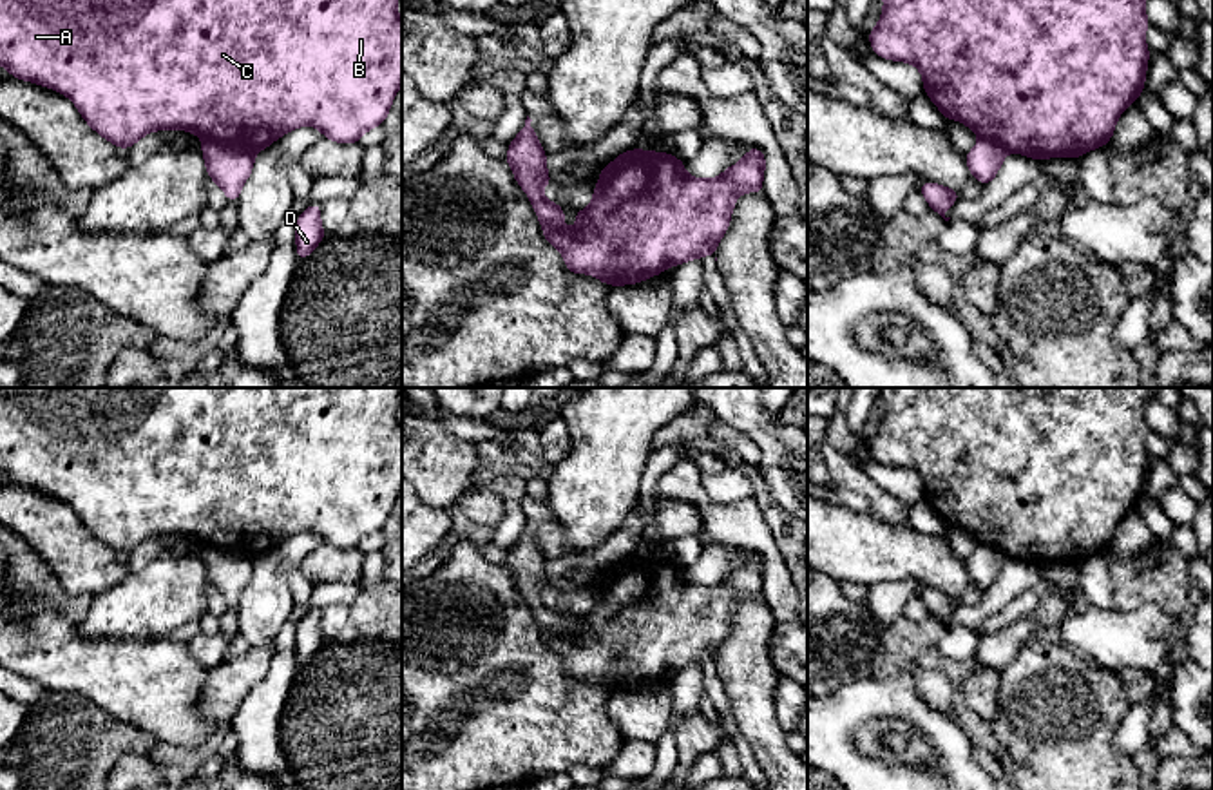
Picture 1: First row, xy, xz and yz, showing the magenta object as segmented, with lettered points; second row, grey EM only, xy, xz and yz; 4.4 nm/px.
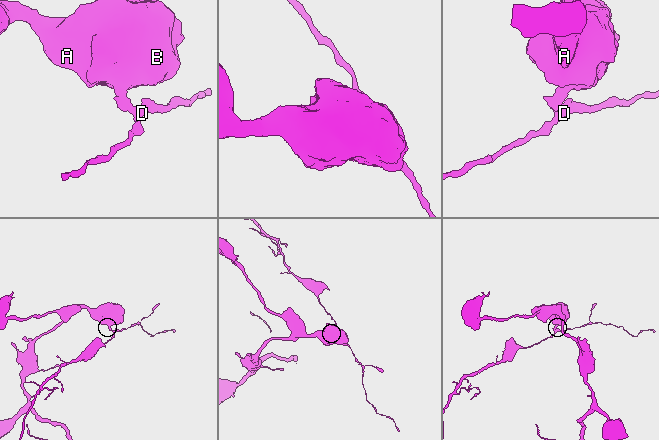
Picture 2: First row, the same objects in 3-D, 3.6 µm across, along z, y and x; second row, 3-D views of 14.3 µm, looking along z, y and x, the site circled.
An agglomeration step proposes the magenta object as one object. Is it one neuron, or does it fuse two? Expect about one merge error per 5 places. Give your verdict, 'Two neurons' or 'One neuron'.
Two neurons

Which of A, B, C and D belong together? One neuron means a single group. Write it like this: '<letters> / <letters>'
A B C / D

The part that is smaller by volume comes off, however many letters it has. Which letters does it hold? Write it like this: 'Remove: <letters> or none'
Remove: D

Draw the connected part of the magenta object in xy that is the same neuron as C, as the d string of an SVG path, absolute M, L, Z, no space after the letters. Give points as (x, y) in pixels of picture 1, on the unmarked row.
M0 388L0 471L16 486L34 487L71 504L87 531L119 554L130 554L152 536L179 535L205 547L217 545L261 558L304 531L348 551L384 529L402 491L402 424L396 409L398 388Z

